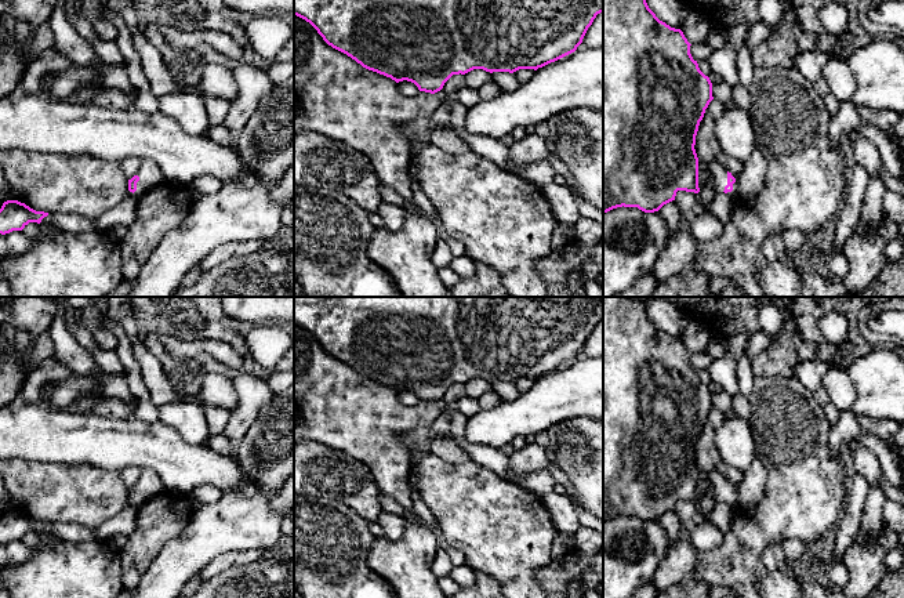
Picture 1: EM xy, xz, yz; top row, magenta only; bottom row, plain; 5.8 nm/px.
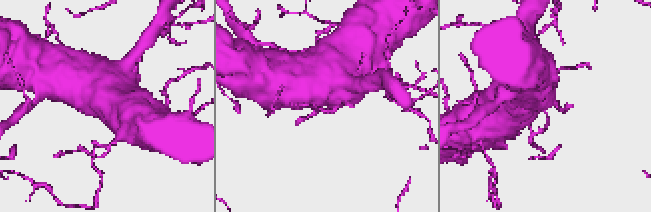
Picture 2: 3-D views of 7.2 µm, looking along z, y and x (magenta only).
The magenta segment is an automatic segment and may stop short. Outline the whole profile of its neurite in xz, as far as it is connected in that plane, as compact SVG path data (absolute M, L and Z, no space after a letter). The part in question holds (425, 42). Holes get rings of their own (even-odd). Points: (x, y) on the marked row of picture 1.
M294 0L294 15L309 22L333 48L346 54L363 68L391 77L396 83L407 80L420 91L435 94L453 75L465 75L473 69L509 72L542 68L577 50L598 14L603 12L603 0Z

